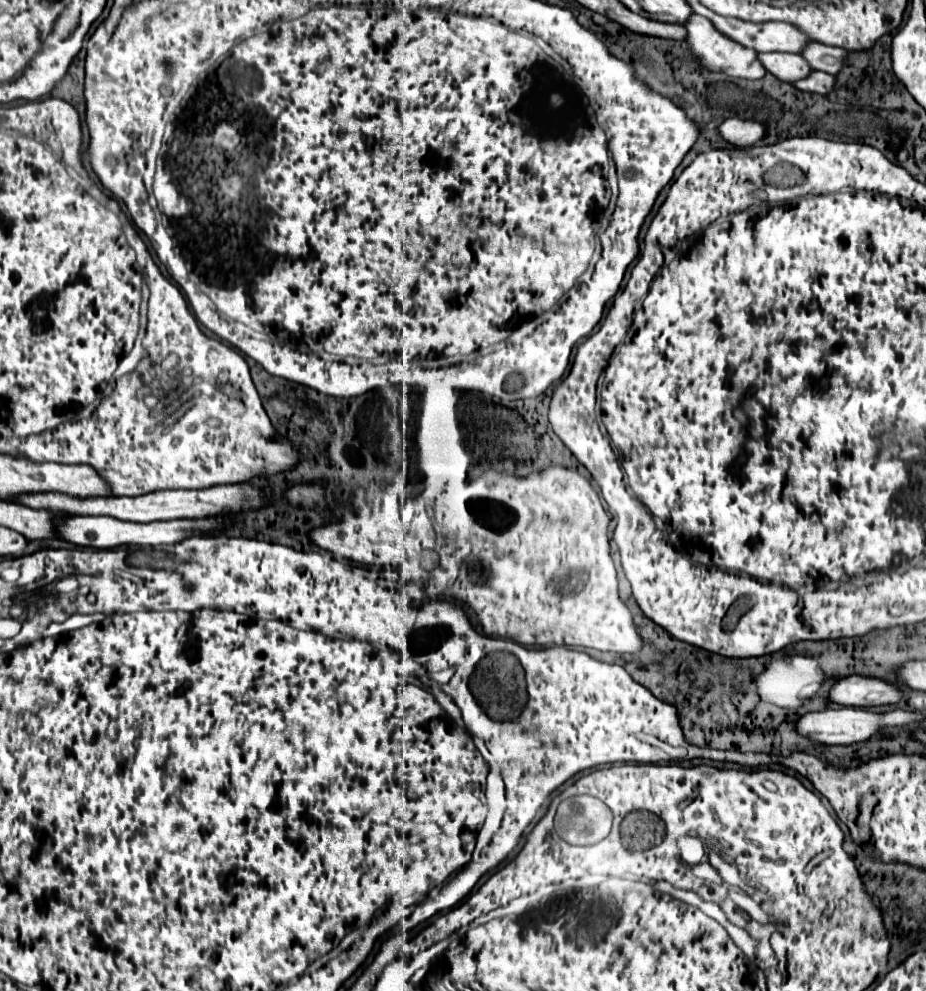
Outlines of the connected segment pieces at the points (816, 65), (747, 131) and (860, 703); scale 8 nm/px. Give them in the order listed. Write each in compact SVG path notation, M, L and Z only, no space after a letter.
M810 41L810 43L806 43L806 47L802 49L800 55L806 57L806 61L812 69L836 75L842 67L846 51L840 49L840 47L830 47L830 45L824 45L824 43Z
M732 117L732 119L726 119L724 123L718 125L718 133L728 143L732 143L736 147L750 147L764 137L766 127L760 125L758 121L744 121L744 119Z
M848 675L838 679L828 693L828 699L844 707L874 707L886 703L898 703L900 693L892 683L876 677Z

